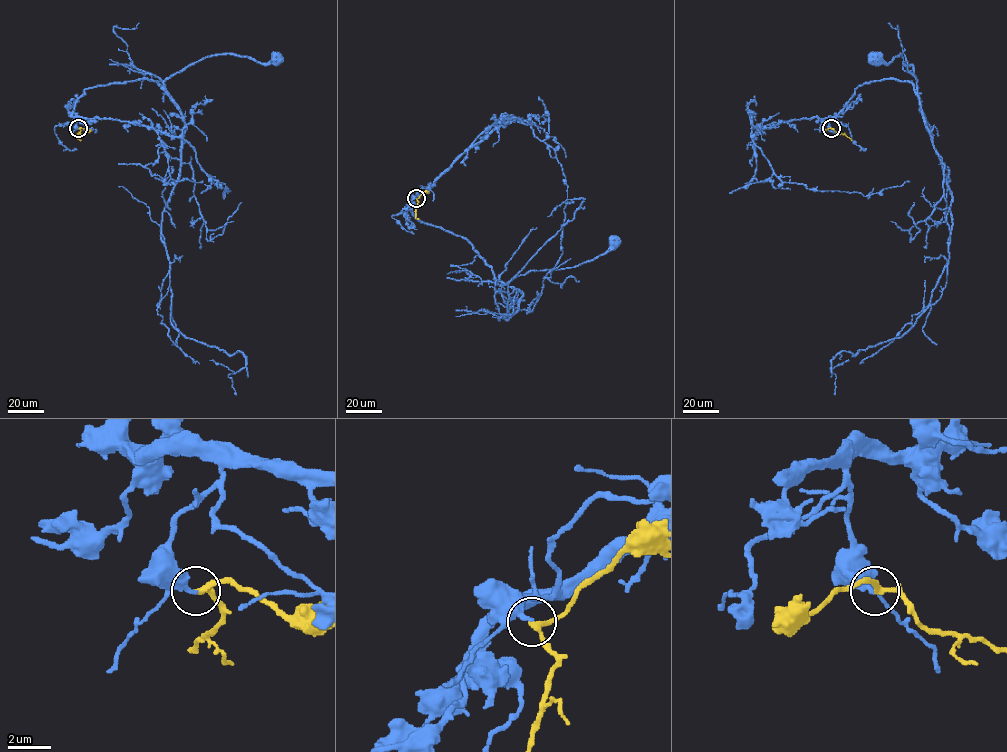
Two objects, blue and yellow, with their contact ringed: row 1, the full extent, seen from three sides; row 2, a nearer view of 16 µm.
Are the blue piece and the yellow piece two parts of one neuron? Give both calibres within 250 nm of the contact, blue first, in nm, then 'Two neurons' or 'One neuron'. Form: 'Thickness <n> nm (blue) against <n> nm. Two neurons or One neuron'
Thickness 280 nm (blue) against 200 nm. One neuron

